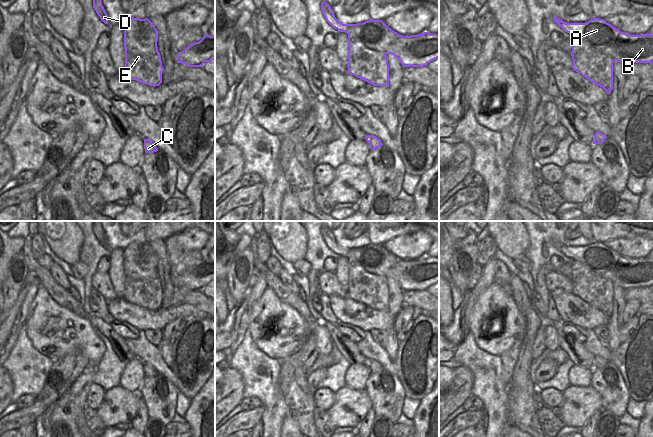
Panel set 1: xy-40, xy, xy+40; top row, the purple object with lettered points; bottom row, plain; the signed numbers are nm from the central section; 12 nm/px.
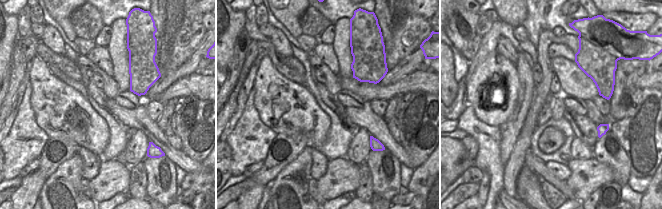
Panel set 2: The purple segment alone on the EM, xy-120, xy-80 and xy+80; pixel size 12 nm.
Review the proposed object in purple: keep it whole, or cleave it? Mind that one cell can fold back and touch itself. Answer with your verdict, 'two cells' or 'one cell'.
two cells

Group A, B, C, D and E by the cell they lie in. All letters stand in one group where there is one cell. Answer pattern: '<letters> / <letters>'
A B D / C E

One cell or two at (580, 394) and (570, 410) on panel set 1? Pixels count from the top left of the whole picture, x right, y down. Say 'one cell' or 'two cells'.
one cell

